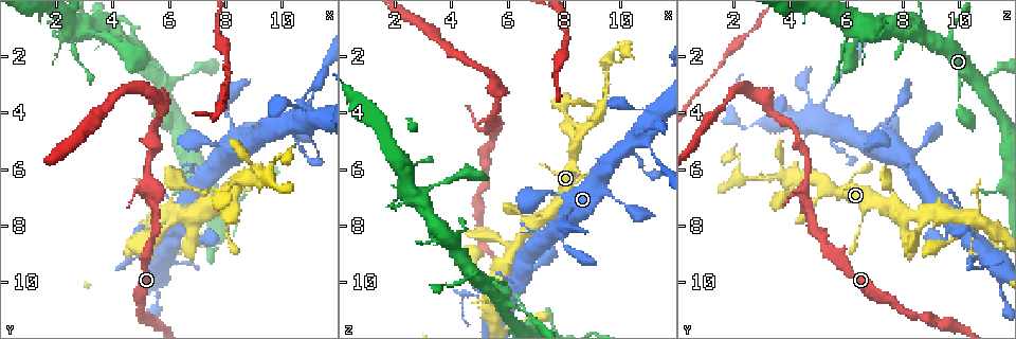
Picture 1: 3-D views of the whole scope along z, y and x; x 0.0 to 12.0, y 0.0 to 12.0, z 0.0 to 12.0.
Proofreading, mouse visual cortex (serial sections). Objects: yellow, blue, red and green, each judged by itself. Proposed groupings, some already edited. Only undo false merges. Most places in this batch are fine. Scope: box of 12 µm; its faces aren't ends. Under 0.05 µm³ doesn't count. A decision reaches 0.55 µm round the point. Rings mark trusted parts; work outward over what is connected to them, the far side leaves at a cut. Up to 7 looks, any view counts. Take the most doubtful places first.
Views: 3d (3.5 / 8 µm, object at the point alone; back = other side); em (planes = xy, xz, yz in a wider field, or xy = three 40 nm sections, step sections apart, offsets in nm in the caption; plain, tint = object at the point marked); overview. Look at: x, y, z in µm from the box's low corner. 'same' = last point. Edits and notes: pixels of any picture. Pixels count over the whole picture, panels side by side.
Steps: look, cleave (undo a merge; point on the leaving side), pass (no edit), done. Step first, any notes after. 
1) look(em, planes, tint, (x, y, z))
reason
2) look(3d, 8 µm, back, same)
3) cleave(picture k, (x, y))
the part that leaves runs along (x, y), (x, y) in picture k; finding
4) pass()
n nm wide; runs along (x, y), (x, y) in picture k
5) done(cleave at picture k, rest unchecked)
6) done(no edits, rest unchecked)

look(3d, 3.5 µm, (10.1, 5.5, 2.0))
thick turns thin

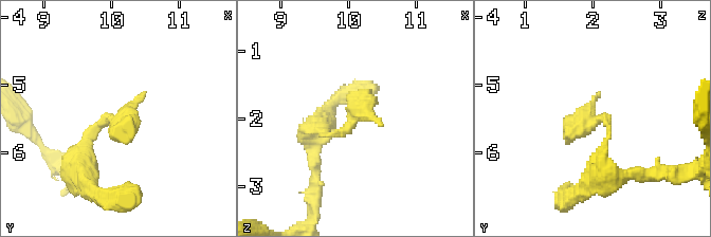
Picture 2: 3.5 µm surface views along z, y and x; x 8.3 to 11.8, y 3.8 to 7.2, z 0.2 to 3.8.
look(em, xy, step 3, tint, (10.10, 5.55, 1.95))

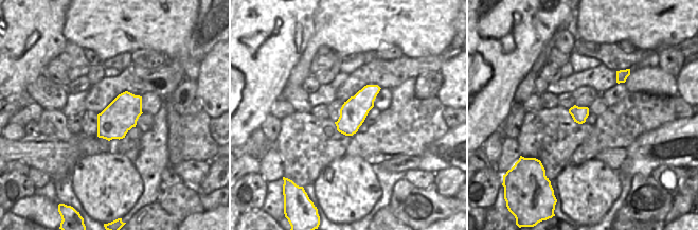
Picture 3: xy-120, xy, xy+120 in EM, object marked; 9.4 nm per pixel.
pass()
runs along (316, 125), (342, 133), (371, 90) in picture 2; continuous, no second cell

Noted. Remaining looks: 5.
look(3d, 3.5 µm, (3.0, 1.1, 6.8))
narrows sharply

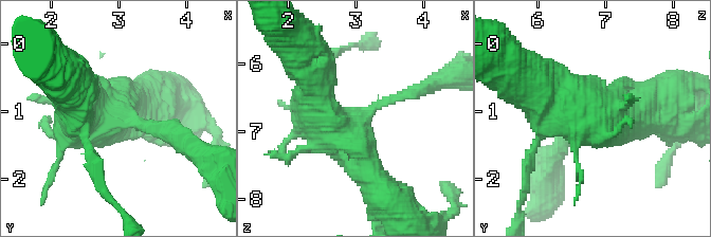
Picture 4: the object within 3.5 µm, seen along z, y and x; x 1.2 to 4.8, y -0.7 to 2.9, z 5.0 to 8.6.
look(em, xy, step 3, tint, (3.00, 1.05, 6.80))
now the EM

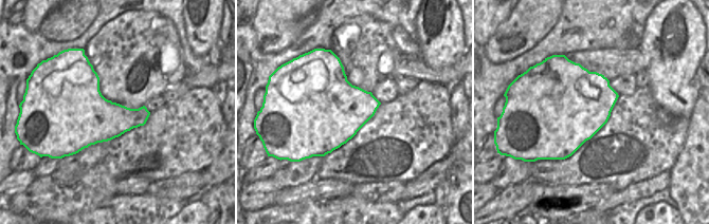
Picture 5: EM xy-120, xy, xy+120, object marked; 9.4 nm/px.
pass()
runs along (368, 174), (320, 116), (309, 59) in picture 4; one cell here

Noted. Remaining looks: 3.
look(3d, 3.5 µm, (10.8, 3.9, 4.9))
narrows sharply

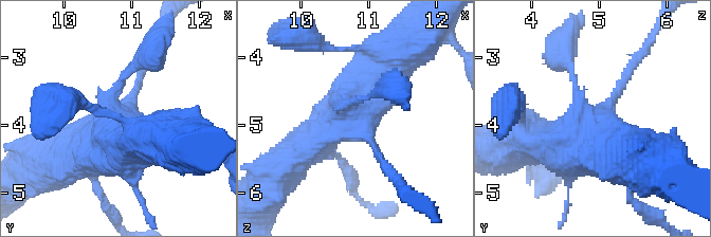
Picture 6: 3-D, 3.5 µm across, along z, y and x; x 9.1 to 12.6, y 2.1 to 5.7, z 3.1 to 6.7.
look(em, xy, step 5, tint, (10.90, 3.95, 4.95))
shape alone is not enough

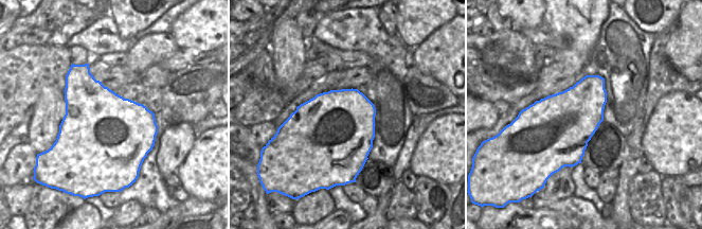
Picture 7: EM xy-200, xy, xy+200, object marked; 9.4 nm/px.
look(em, xy, step 2, tint, same)
cut it another way

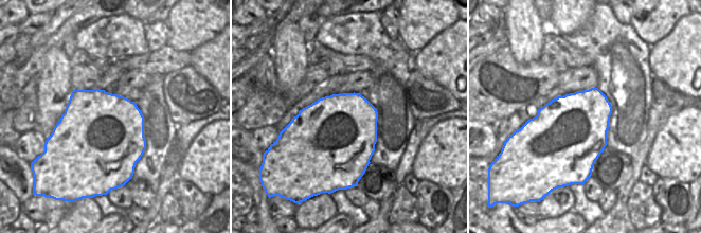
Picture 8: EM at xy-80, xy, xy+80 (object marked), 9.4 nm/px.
pass()
800 nm wide; runs along (295, 156), (347, 119), (380, 58) in picture 6; continuous, no second cell

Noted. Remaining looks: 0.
done(no edits, rest unchecked)

